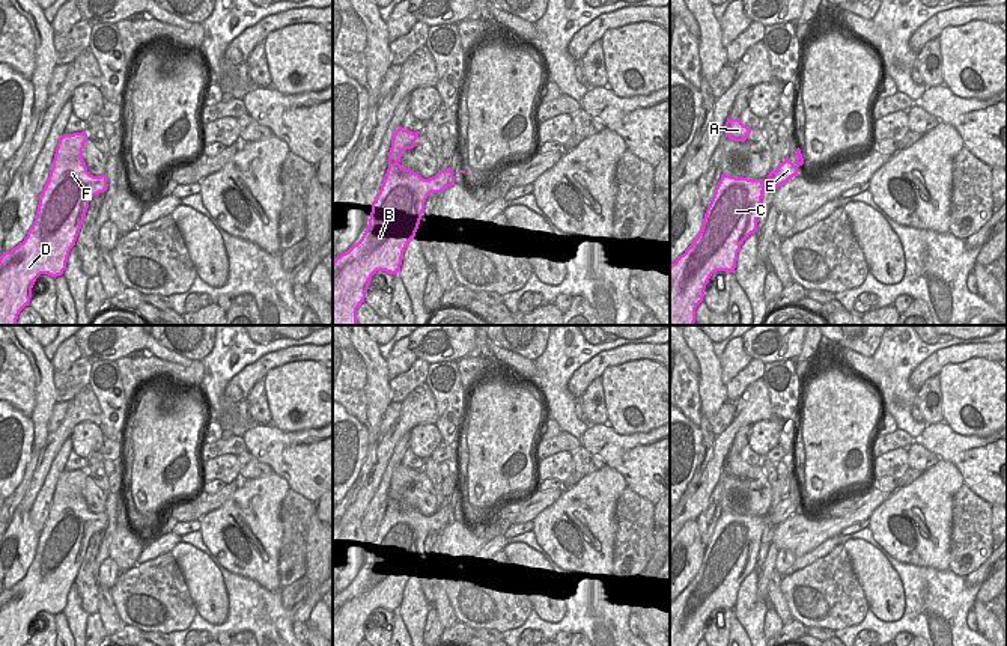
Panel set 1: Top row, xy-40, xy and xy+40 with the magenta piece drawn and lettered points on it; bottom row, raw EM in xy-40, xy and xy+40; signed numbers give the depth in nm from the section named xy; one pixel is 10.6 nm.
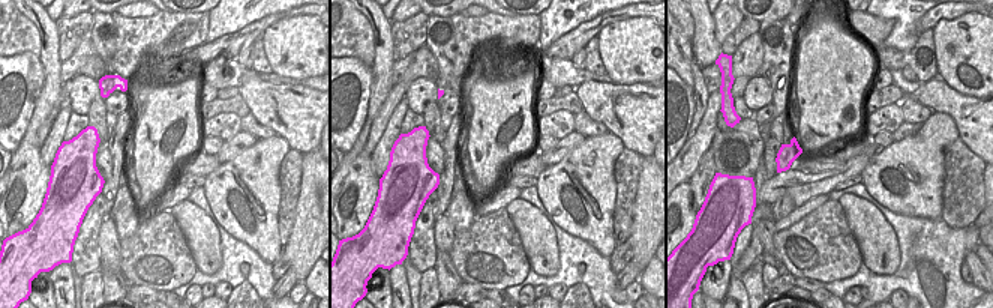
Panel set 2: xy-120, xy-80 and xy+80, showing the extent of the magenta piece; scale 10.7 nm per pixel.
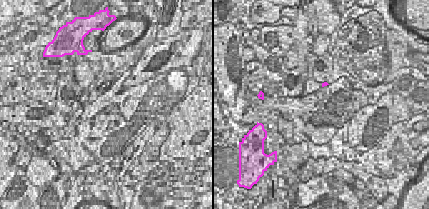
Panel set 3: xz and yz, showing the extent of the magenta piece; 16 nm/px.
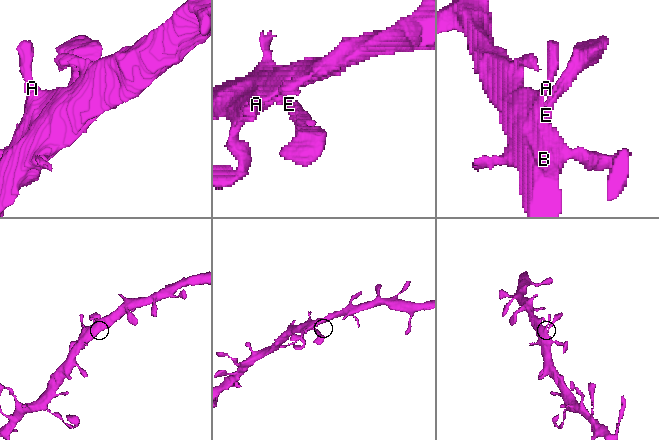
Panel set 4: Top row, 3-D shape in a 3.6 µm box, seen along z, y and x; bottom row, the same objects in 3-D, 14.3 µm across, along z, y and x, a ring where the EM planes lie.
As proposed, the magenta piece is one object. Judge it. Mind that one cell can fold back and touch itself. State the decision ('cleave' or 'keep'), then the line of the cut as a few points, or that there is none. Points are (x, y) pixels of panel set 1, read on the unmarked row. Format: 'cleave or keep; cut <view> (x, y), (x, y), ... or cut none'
keep; cut none

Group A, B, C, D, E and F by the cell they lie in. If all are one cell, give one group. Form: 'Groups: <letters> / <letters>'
Groups: A B C D E F

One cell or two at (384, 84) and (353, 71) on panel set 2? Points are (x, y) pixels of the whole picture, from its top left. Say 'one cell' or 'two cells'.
two cells

